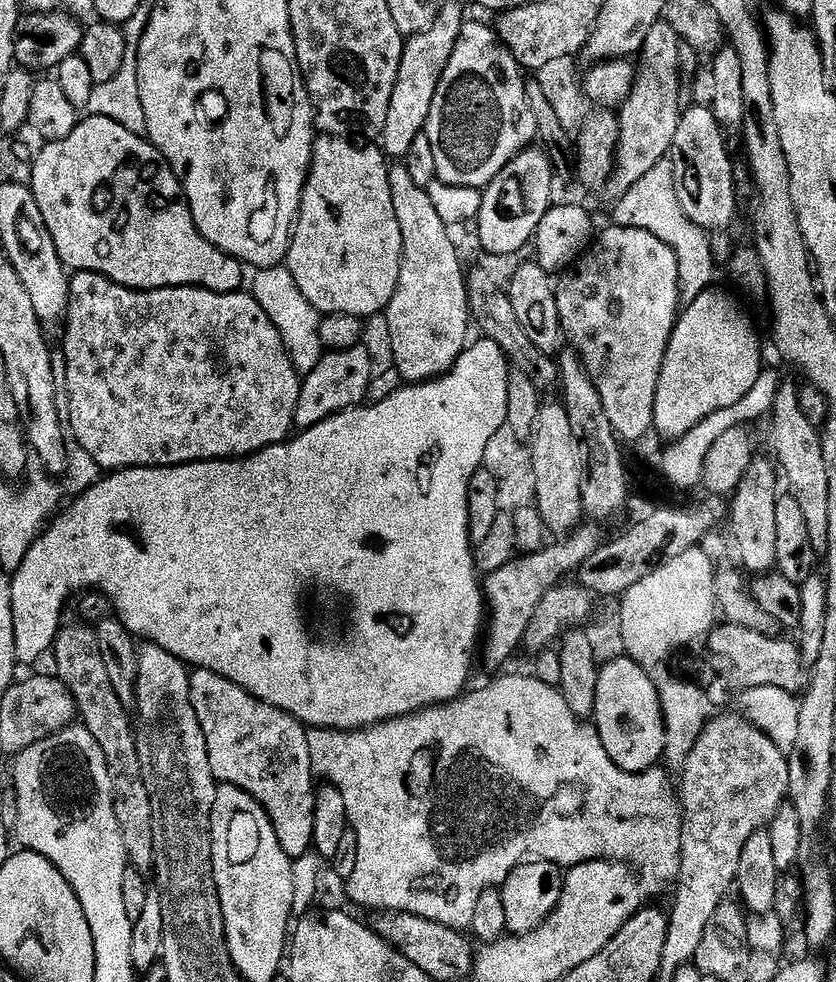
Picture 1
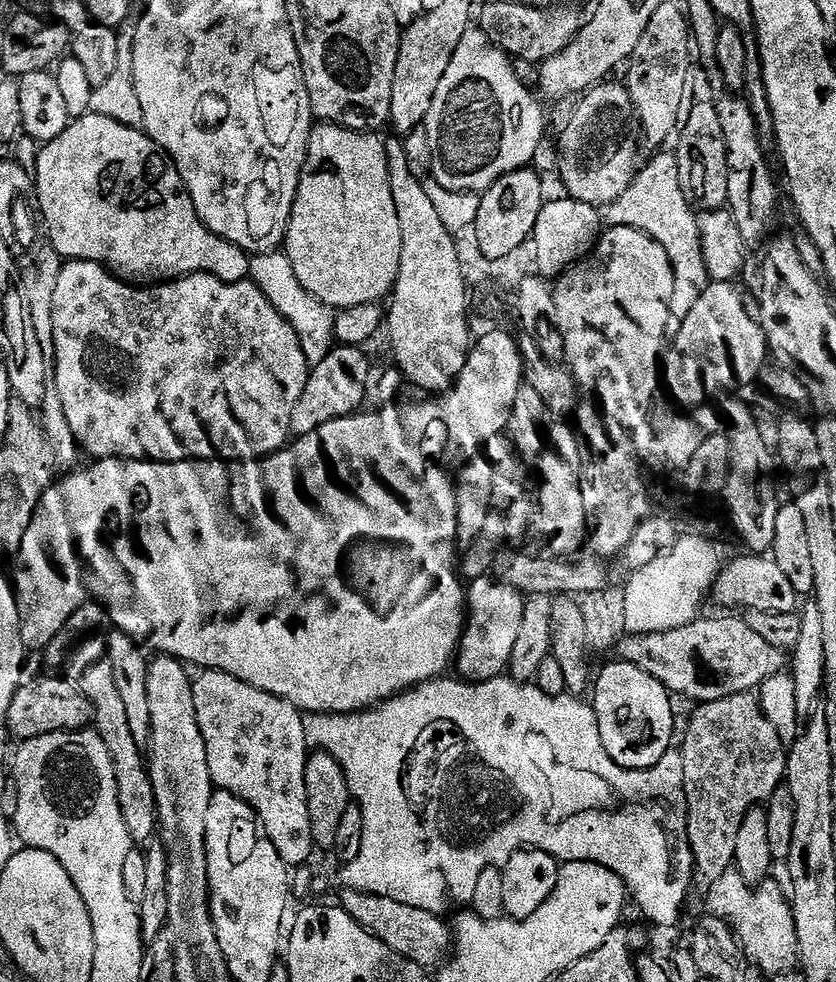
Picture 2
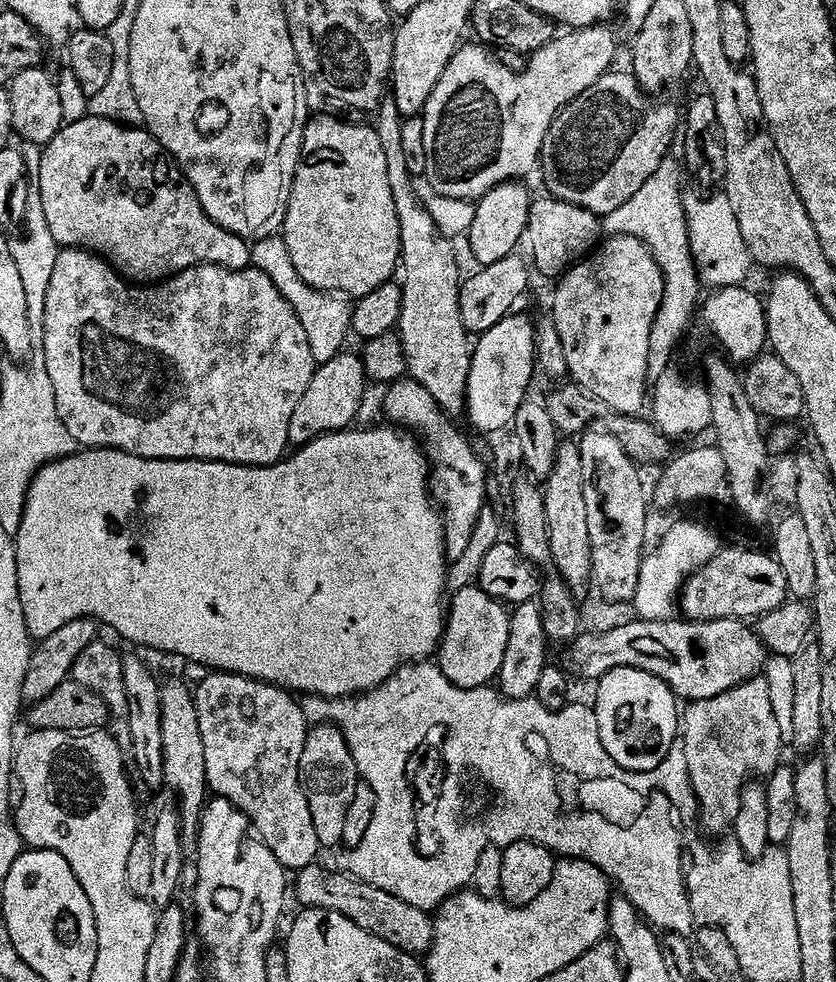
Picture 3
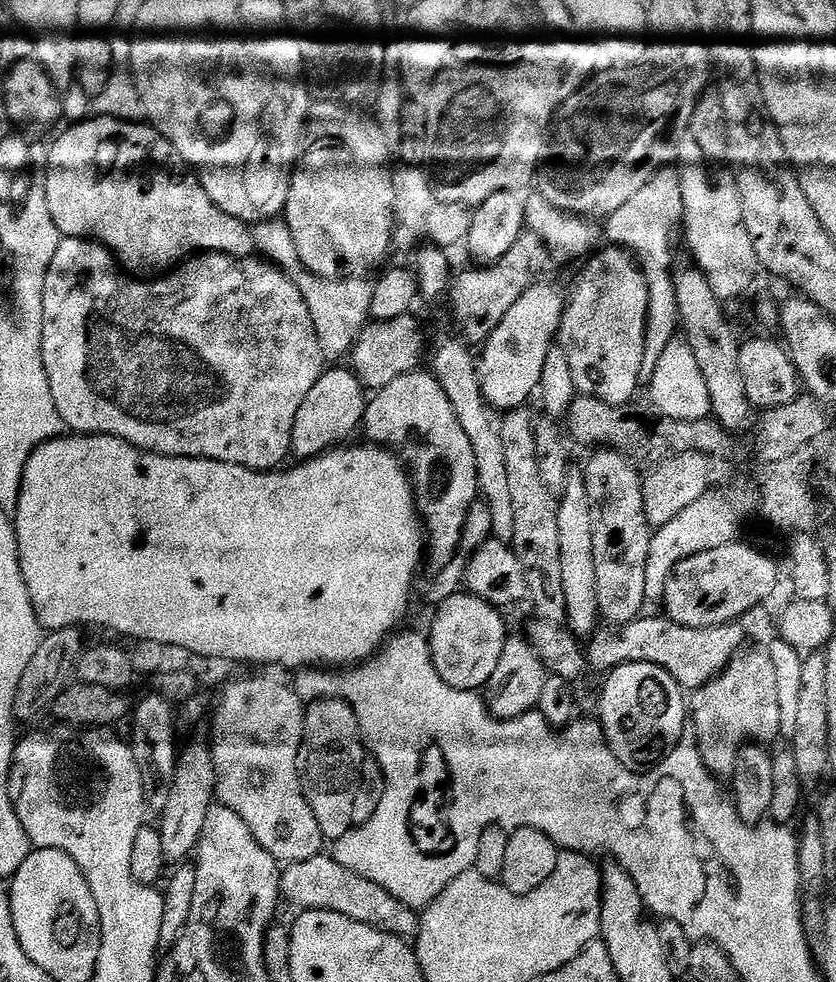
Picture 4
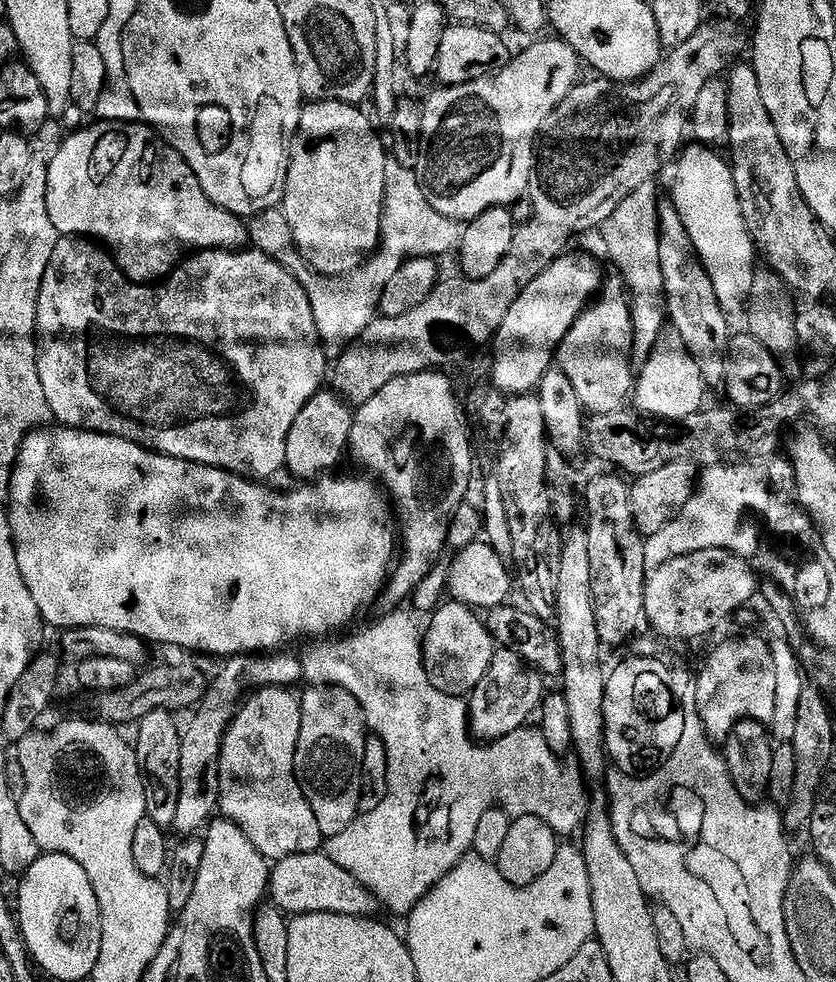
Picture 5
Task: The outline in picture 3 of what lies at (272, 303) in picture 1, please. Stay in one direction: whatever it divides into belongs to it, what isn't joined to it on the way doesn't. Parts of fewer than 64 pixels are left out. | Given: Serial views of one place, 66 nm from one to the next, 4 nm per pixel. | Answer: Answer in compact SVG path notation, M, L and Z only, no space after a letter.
M279 235L255 241L251 250L251 267L265 272L270 282L274 282L274 286L282 294L282 298L286 298L286 302L294 308L294 314L298 314L298 322L302 322L302 330L306 330L306 338L310 338L310 351L314 353L317 365L330 362L330 358L341 355L345 351L344 343L350 340L352 330L352 308L349 301L336 294L320 292L302 282L298 270L294 270L290 250Z

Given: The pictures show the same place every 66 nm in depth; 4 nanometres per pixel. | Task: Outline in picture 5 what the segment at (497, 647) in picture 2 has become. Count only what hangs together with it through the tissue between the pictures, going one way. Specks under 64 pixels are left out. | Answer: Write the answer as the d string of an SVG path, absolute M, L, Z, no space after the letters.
M444 602L431 613L429 620L432 621L428 628L426 624L422 636L426 674L430 682L447 696L467 697L478 686L478 682L486 678L486 670L490 670L494 662L498 645L489 634L487 623L476 616L479 615L465 604Z

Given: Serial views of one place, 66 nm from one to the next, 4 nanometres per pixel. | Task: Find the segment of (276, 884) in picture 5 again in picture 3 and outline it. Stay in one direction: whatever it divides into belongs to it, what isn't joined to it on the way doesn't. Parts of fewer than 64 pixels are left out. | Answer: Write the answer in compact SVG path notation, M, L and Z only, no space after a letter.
M321 866L301 868L294 876L294 896L301 900L304 908L321 908L342 914L350 918L362 930L374 934L374 938L382 938L382 942L390 942L403 952L409 952L417 958L427 953L432 943L433 917L429 913L418 910L418 906L410 906L410 902L402 902L394 898L394 894L386 894L386 890L378 890L378 886L370 886L366 882L349 876L343 871L327 872Z

